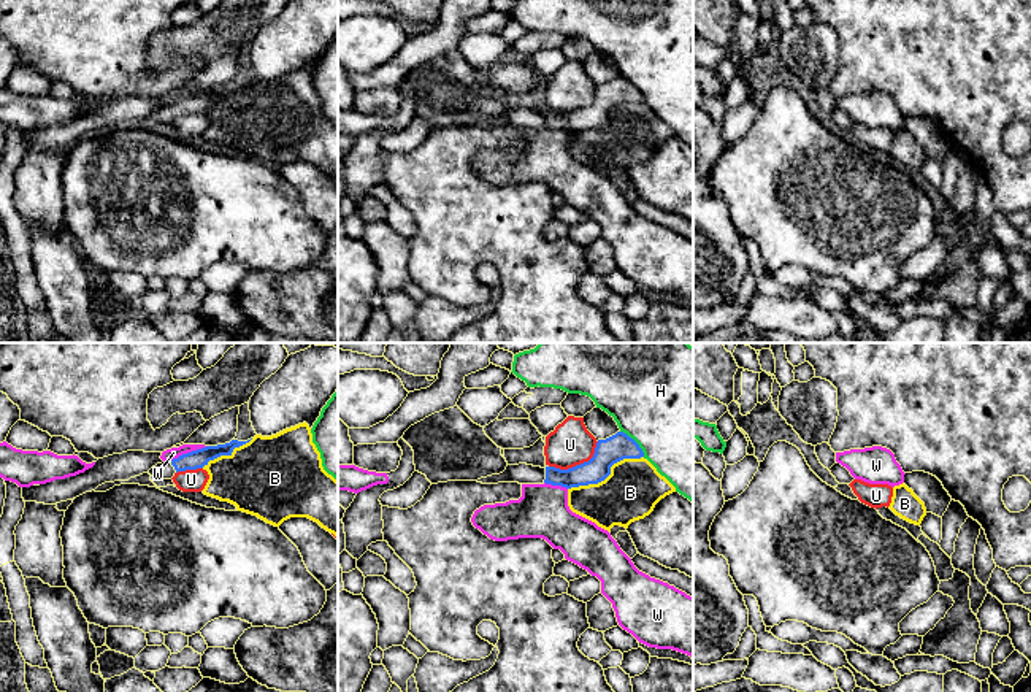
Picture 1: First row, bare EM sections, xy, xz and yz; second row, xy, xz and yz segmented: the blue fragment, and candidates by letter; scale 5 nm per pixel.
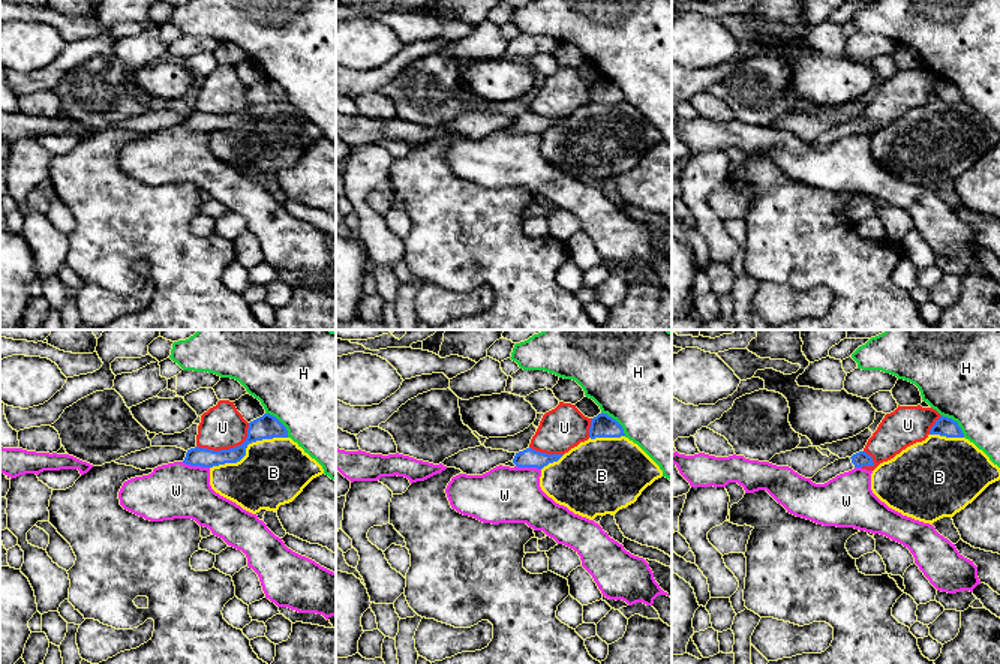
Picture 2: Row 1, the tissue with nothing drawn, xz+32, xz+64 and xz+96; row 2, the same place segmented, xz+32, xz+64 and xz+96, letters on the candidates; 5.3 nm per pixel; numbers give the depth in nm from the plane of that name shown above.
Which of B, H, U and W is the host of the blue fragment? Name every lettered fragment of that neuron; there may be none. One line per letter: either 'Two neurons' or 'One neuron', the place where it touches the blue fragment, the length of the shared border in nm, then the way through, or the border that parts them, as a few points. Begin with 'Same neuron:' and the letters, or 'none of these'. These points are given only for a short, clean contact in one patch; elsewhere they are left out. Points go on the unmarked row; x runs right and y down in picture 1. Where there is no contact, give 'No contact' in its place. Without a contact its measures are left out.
Same neuron: none of these
B: Two neurons. Touches blue at xz (608, 119). Shared border 420 nm
H: Two neurons. Touches blue at xz (635, 86). Shared border 180 nm
U: Two neurons. Touches blue at xz (578, 110). Shared border 280 nm
W: Two neurons. Touches blue at xy (189, 97). Shared border 200 nm. Boundary: xy (206, 91), (180, 99), (172, 105)

